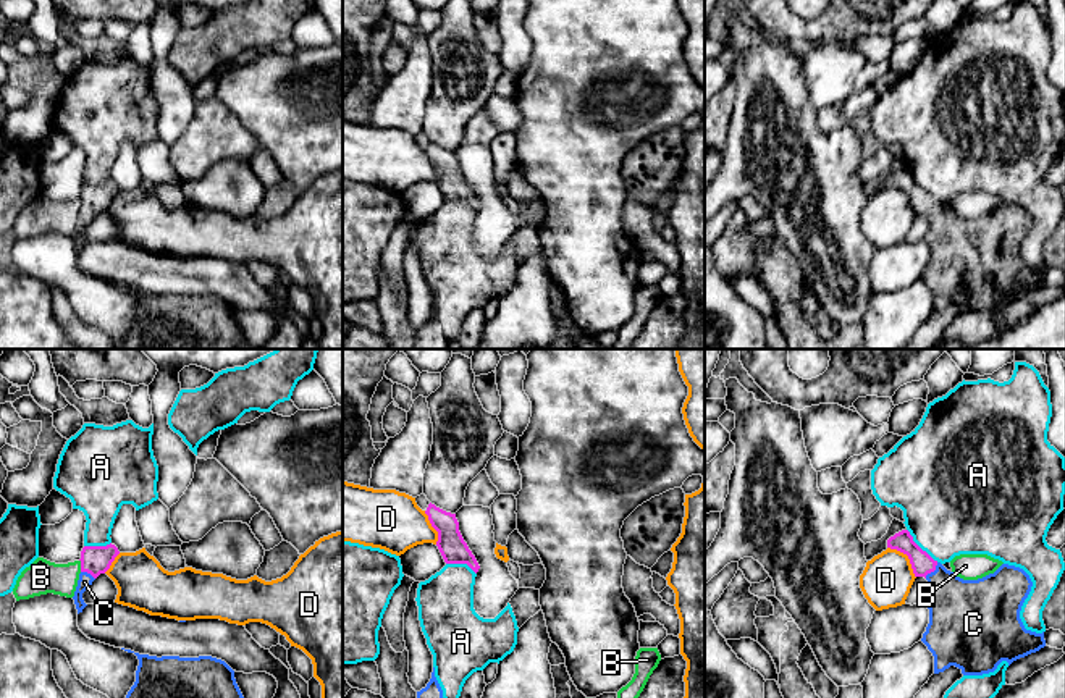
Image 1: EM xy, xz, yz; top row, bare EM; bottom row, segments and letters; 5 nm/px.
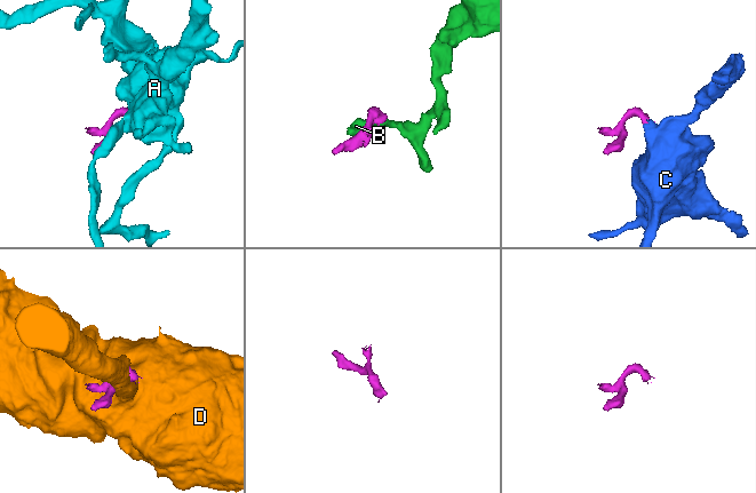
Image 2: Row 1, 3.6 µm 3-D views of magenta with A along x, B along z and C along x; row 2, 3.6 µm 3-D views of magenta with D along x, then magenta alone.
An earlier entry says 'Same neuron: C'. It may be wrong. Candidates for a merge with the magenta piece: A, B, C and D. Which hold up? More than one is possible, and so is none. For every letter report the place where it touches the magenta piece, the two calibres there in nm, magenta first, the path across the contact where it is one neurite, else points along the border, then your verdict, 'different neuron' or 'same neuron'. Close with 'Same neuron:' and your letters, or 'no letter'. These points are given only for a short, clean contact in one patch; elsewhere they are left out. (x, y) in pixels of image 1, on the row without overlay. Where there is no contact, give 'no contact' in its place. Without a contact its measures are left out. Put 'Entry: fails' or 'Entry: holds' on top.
Entry: holds
A: meets magenta in yz at (918, 185); 110 nm thick on the magenta side, 480 nm on the other; border along yz (907, 167), (912, 176), (938, 199); different neuron
B: meets magenta in xy at (81, 204); 140 nm thick on the magenta side, 170 nm on the other; border along xy (79, 197), (81, 209); different neuron
C: meets magenta in yz at (933, 209); 110 nm thick on the magenta side, 320 nm on the other; runs through yz (921, 201), (933, 209), (947, 235), (962, 249); same neuron
D: meets magenta in yz at (909, 196); 110 nm thick on the magenta side, 260 nm on the other; different neuron
Same neuron: C

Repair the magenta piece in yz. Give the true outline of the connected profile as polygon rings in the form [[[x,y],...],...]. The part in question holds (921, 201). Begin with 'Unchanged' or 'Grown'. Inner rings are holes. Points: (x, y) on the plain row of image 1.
Grown. [[[908,168],[890,174],[887,186],[907,192],[915,215],[928,218],[923,242],[929,247],[929,262],[921,280],[934,294],[934,312],[955,304],[963,313],[983,313],[994,310],[1002,299],[1010,304],[1046,284],[1044,270],[1026,268],[1020,257],[1021,244],[1033,225],[1023,207],[1002,202],[994,212],[983,217],[963,218],[923,189]]]

